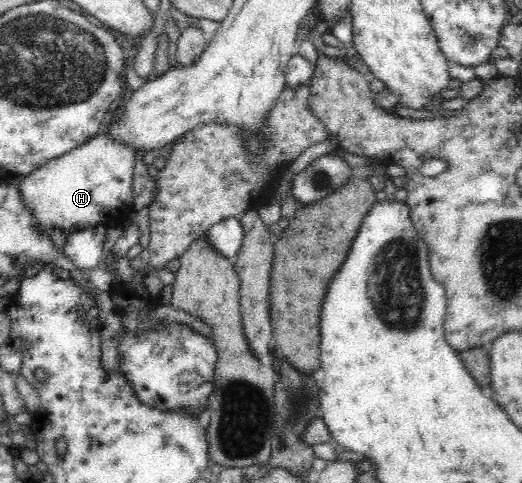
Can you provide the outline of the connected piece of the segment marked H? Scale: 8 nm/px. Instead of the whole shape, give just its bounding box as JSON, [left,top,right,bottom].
[20,132,133,233]

